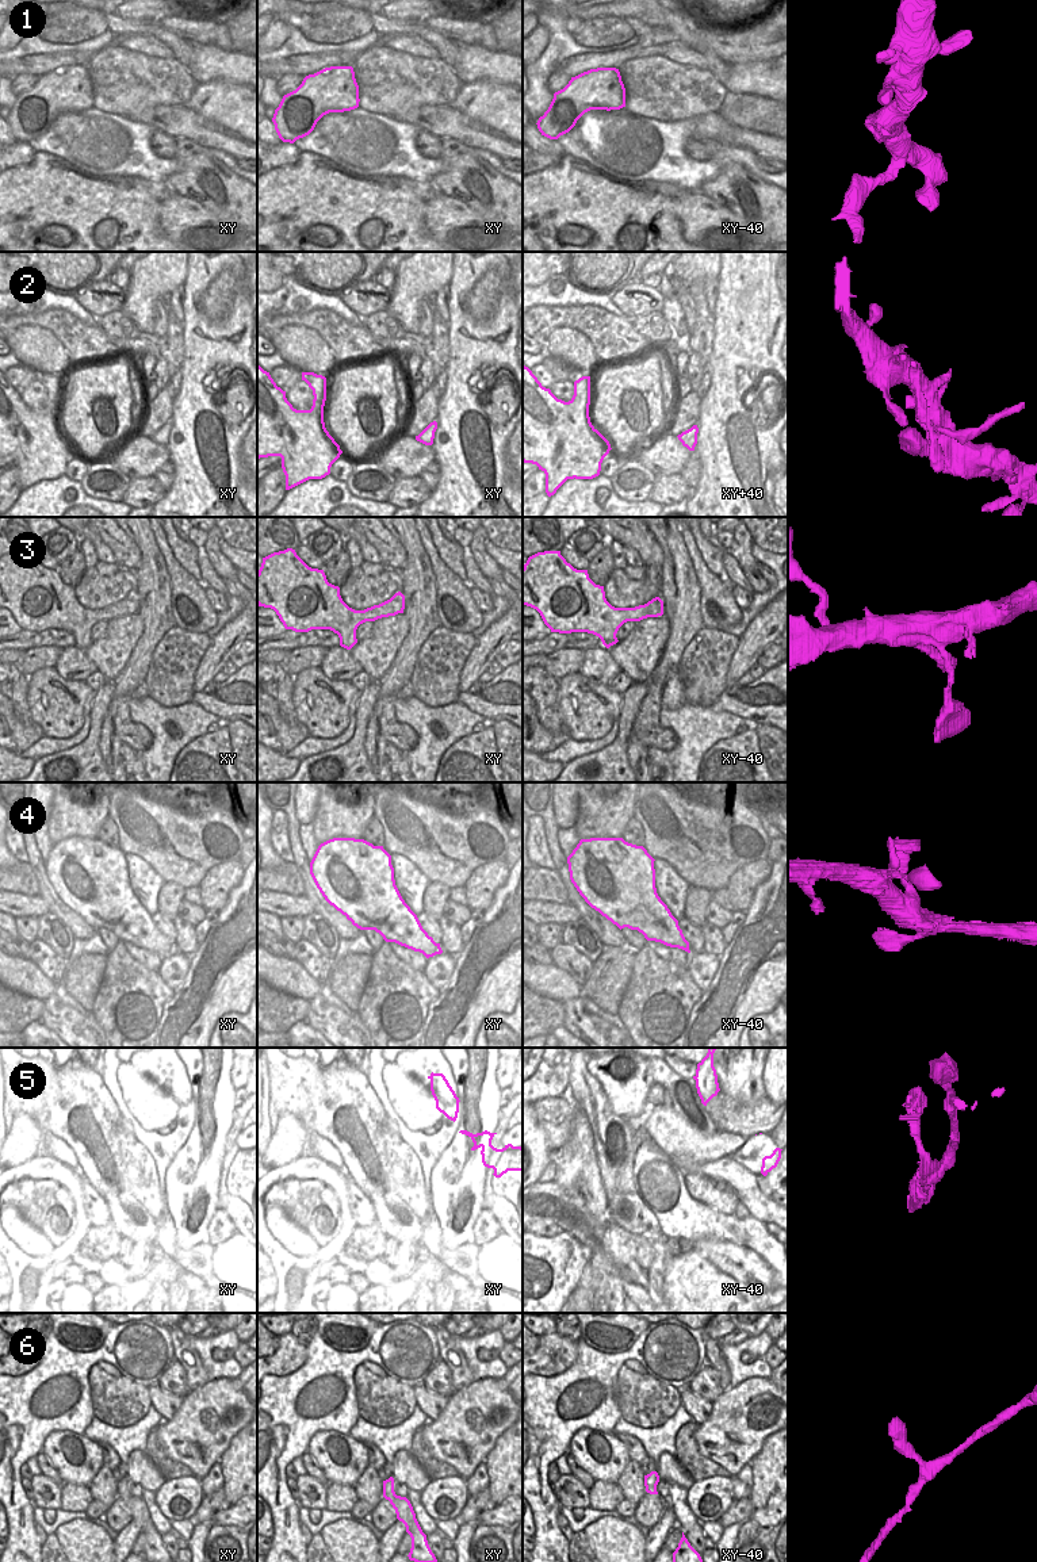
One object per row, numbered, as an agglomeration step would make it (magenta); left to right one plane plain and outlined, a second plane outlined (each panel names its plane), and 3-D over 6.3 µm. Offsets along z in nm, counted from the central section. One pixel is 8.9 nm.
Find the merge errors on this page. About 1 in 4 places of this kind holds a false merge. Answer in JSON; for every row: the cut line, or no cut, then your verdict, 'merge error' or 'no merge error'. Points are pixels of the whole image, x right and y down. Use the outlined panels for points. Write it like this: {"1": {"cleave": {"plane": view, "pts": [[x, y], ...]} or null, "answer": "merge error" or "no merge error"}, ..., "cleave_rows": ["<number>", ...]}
{"1": {"cleave": null, "answer": "no merge error"}, "2": {"cleave": null, "answer": "no merge error"}, "3": {"cleave": null, "answer": "no merge error"}, "4": {"cleave": null, "answer": "no merge error"}, "5": {"cleave": null, "answer": "no merge error"}, "6": {"cleave": null, "answer": "no merge error"}, "cleave_rows": []}

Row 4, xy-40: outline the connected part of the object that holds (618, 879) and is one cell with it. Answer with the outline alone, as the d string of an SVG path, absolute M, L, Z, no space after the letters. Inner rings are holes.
M623 838L581 839L567 857L570 880L592 908L620 930L638 930L647 941L690 953L678 920L657 893L654 861L643 846L628 843Z

